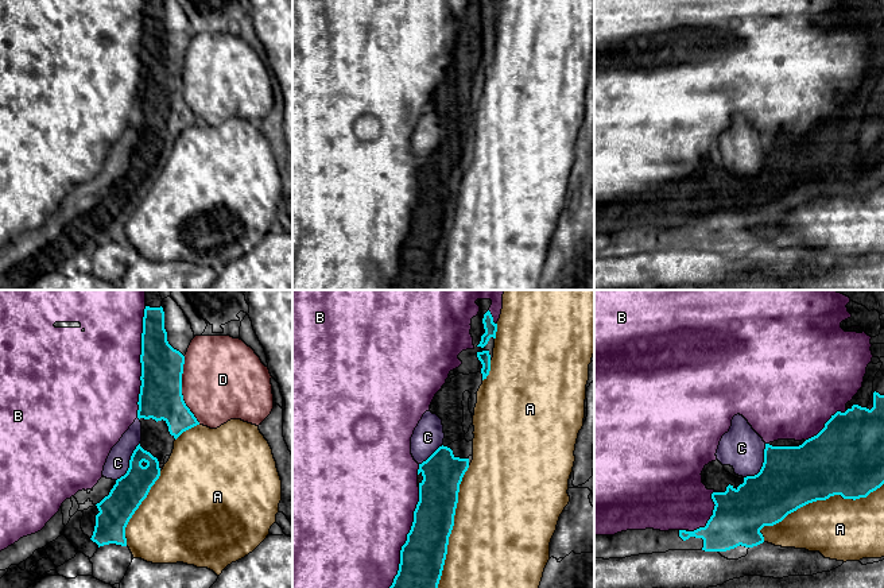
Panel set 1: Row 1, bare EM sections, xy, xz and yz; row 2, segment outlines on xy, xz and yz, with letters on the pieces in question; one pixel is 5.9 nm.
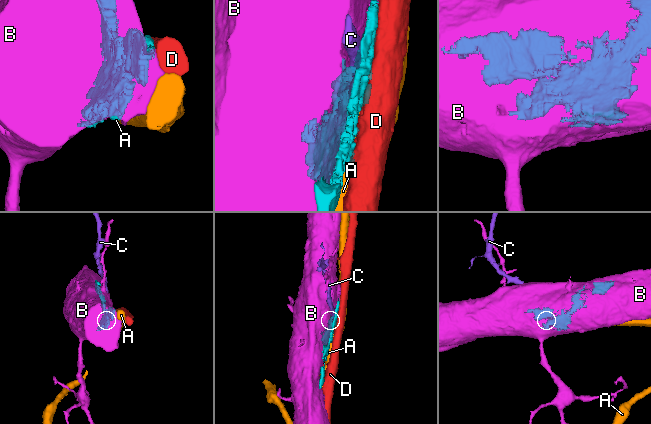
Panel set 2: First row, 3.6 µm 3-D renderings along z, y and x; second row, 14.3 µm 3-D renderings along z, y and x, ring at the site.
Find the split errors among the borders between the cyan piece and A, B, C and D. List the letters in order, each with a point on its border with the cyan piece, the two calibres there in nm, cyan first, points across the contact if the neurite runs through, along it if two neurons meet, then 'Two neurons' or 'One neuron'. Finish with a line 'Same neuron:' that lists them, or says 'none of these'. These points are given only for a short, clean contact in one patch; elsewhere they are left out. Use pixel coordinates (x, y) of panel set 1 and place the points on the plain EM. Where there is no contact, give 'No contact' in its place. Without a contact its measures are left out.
A: Touches cyan at yz (815, 198). Thickness 380 nm (cyan) against 380 nm. Two neurons
B: Touches cyan at xy (140, 60). Thickness 260 nm (cyan) against 480 nm. Two neurons
C: Touches cyan at yz (763, 163). Thickness 360 nm (cyan) against 260 nm. Two neurons
D: Touches cyan at xy (181, 88). Thickness 260 nm (cyan) against 480 nm. Two neurons
Same neuron: none of these

